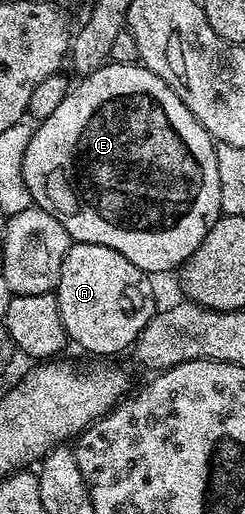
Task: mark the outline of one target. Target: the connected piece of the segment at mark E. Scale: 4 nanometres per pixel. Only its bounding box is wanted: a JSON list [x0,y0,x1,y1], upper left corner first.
[23,63,222,275]

